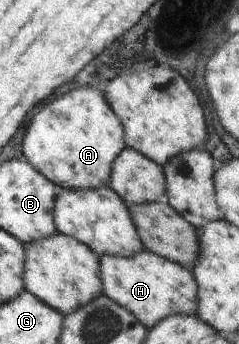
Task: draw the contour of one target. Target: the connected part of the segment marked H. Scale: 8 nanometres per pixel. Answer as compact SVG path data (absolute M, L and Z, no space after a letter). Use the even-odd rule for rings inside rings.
M142 250L131 258L103 254L99 256L103 293L135 315L147 328L176 313L196 315L198 287L192 271L183 265Z

